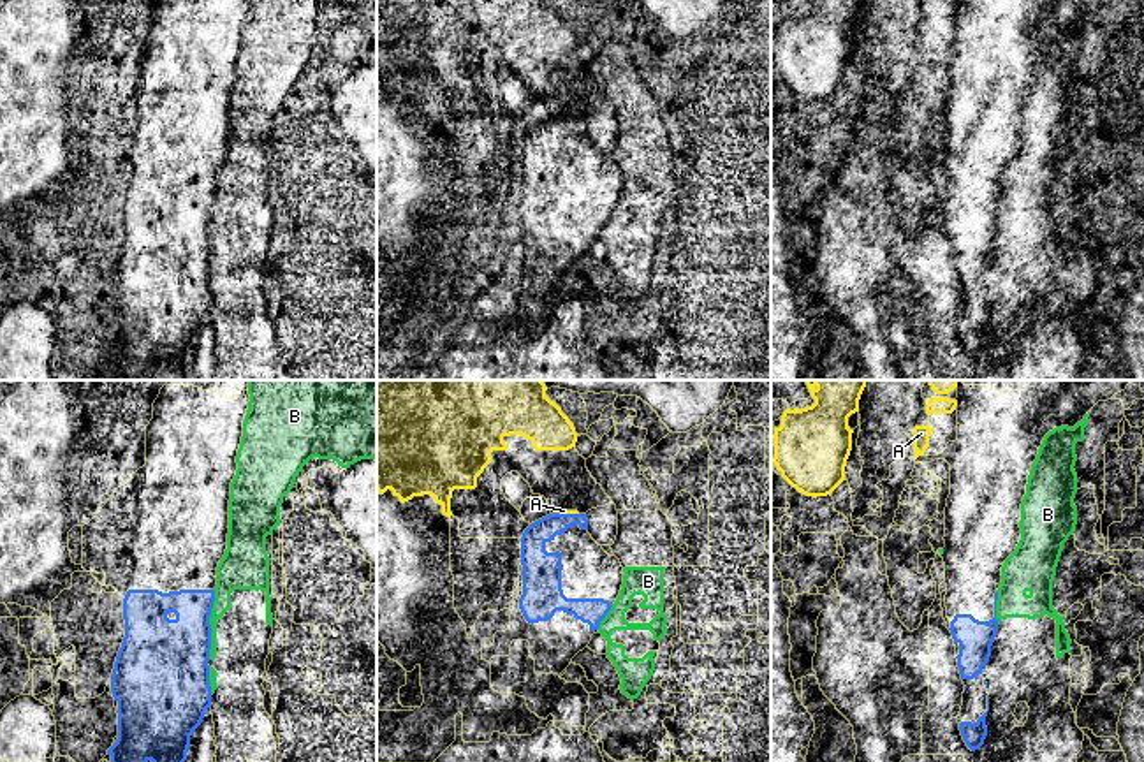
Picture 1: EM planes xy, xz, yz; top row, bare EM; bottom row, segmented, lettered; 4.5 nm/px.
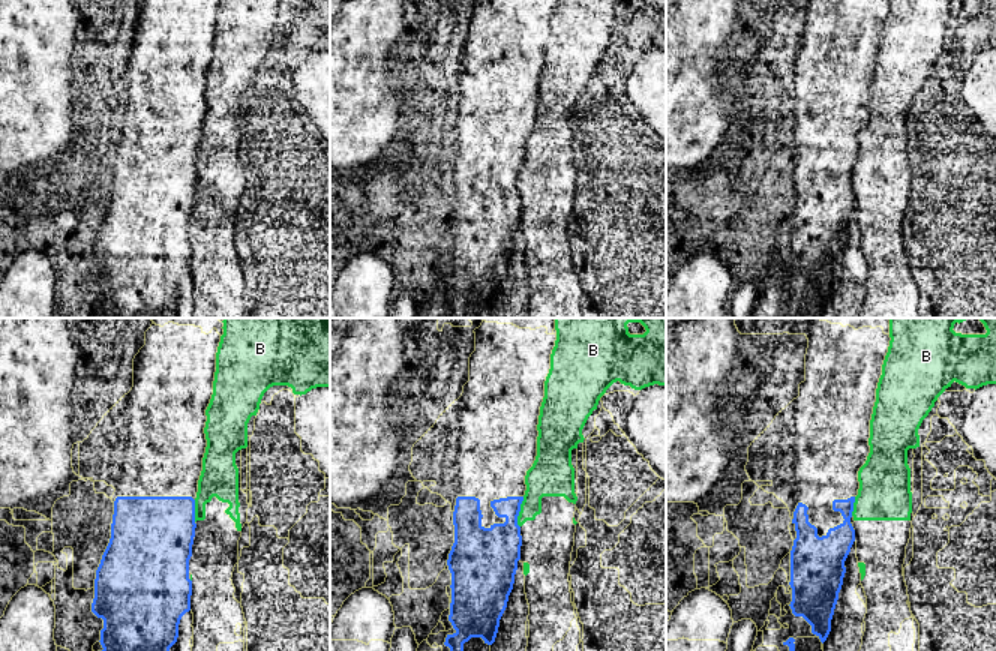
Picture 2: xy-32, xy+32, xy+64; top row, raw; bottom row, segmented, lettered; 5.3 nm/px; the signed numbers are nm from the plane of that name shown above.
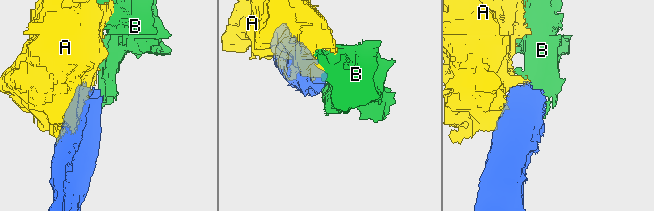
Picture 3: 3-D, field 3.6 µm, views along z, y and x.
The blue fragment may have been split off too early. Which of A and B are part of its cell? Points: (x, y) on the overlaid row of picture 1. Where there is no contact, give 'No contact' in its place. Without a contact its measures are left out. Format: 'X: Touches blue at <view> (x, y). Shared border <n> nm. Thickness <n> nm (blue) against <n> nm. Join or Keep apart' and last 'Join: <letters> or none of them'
A: Touches blue at xz (571, 514). Shared border 80 nm. Thickness 120 nm (blue) against 20 nm. Keep apart
B: Touches blue at xy (210, 625). Shared border 320 nm. Thickness 360 nm (blue) against 130 nm. Keep apart
Join: none of them

